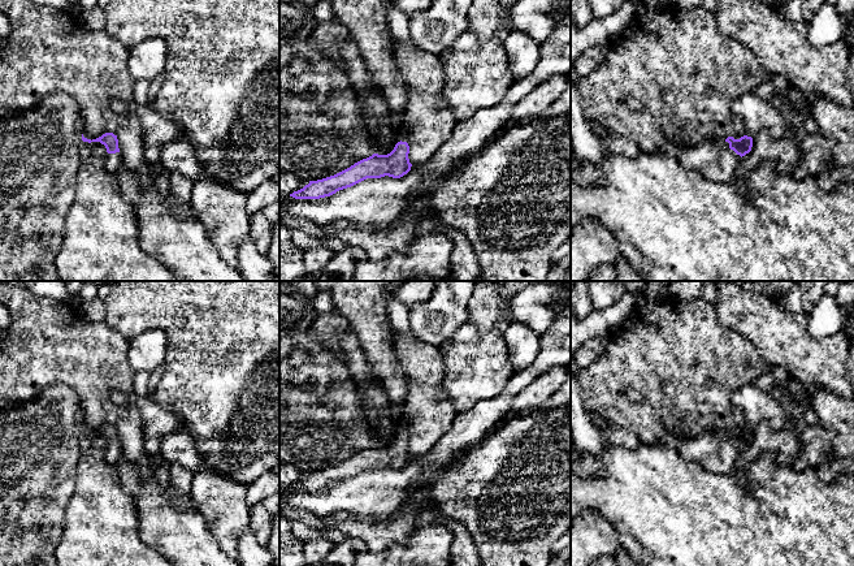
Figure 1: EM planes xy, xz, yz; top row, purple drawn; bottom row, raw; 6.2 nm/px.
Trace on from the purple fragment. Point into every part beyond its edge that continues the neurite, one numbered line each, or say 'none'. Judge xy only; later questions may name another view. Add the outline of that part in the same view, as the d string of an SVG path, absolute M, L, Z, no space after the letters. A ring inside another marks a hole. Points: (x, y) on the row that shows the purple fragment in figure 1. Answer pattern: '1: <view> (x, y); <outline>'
1: xy (113, 160); M120 152L116 154L107 154L105 157L105 168L107 170L109 170L110 173L117 173L120 165L122 163L122 155Z

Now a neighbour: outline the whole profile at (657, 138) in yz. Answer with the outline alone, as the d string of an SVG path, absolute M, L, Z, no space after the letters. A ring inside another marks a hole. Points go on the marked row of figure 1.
M634 4L633 18L607 46L603 64L577 82L582 112L588 121L601 121L612 133L634 142L641 152L663 151L671 138L684 141L689 148L706 141L740 139L745 126L732 111L734 100L772 78L751 51L720 31L715 13L703 7L685 9L667 4L649 12Z

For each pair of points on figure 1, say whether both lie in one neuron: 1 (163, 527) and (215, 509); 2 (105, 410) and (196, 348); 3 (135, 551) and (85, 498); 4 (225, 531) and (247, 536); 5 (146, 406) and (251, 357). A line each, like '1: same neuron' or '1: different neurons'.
1: different neurons
2: different neurons
3: same neuron
4: different neurons
5: different neurons

